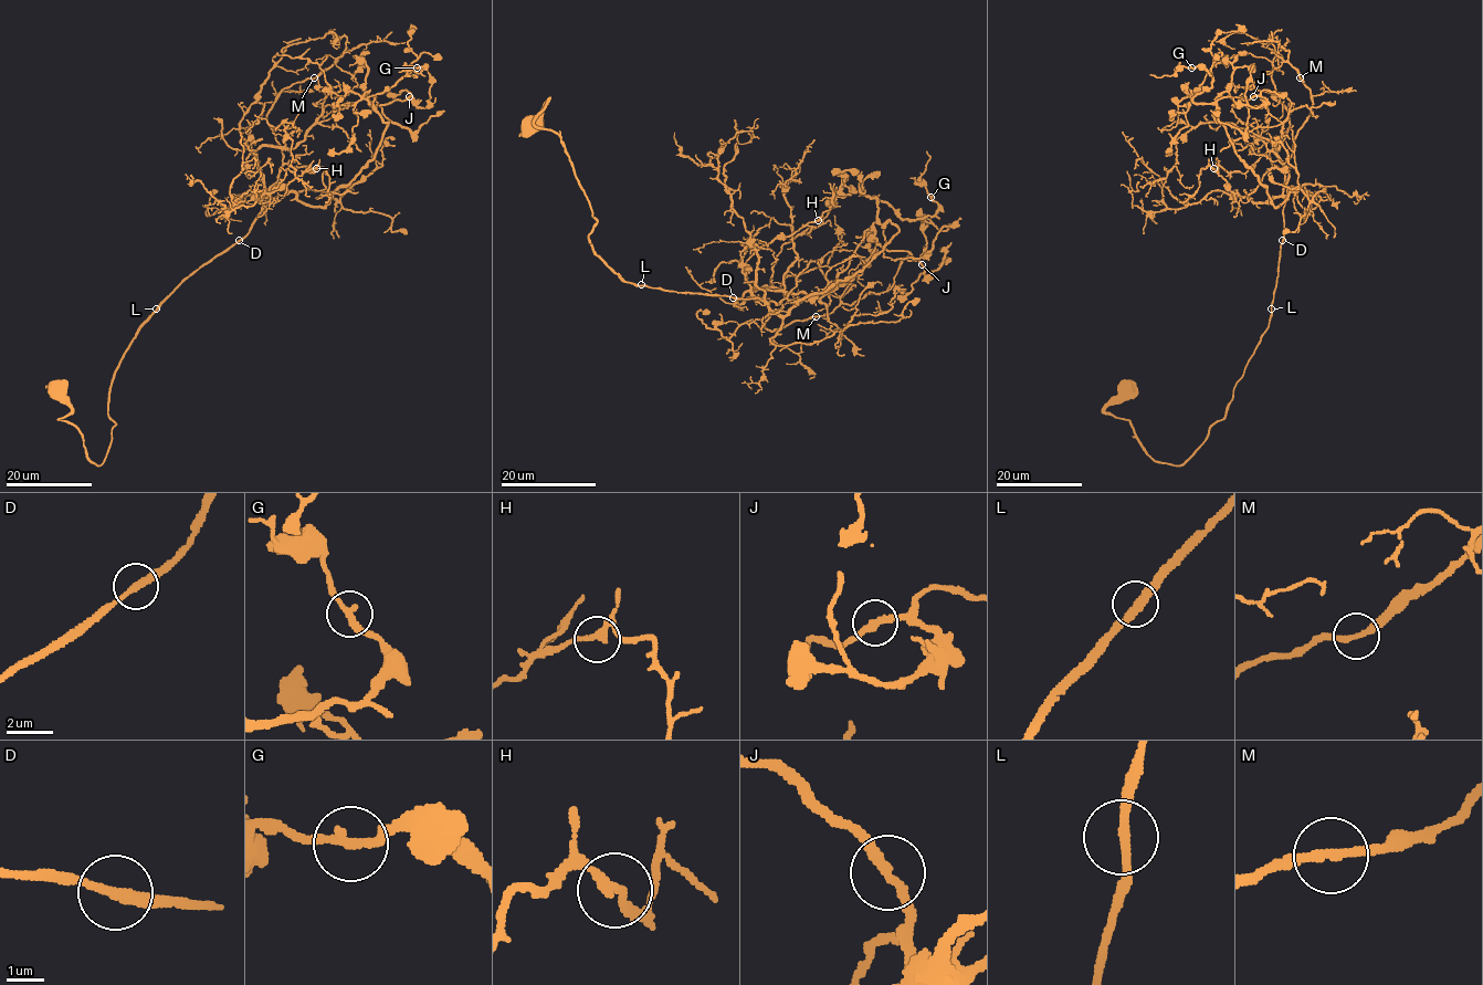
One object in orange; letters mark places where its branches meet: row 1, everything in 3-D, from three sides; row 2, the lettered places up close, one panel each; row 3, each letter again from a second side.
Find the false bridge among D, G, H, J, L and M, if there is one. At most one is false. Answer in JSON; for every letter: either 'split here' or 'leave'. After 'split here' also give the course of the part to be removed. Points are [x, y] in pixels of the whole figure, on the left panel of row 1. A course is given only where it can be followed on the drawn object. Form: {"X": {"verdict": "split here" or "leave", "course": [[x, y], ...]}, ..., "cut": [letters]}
{"D": {"verdict": "leave"}, "G": {"verdict": "leave"}, "H": {"verdict": "leave"}, "J": {"verdict": "leave"}, "L": {"verdict": "leave"}, "M": {"verdict": "leave"}, "cut": []}

